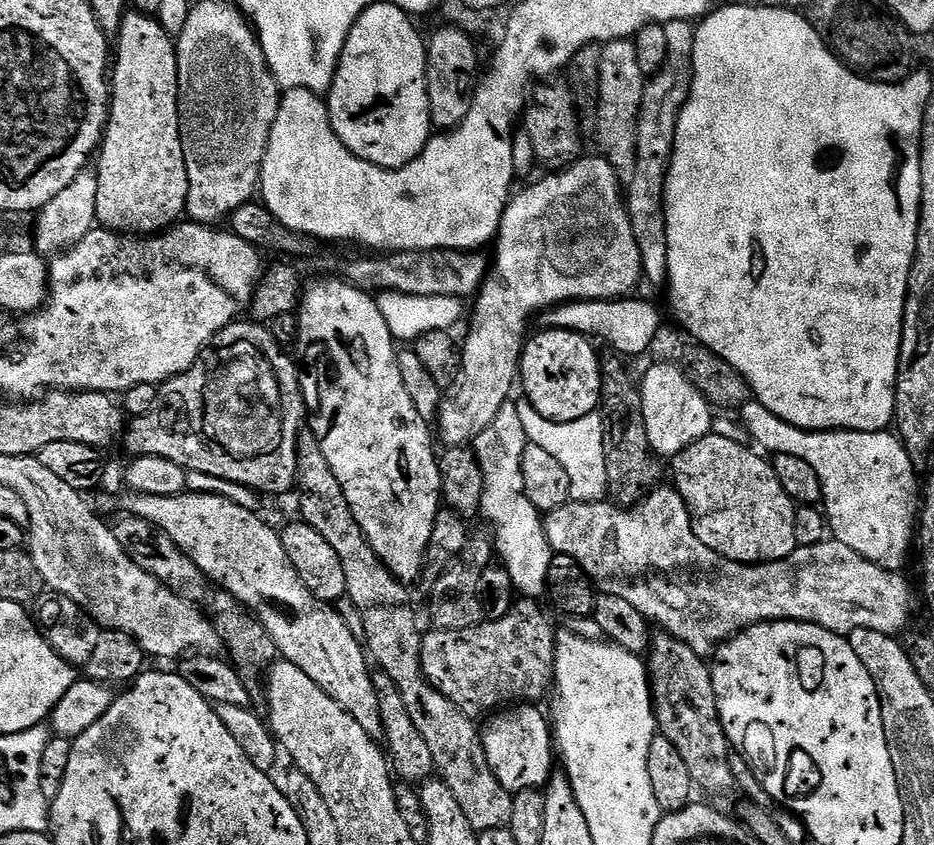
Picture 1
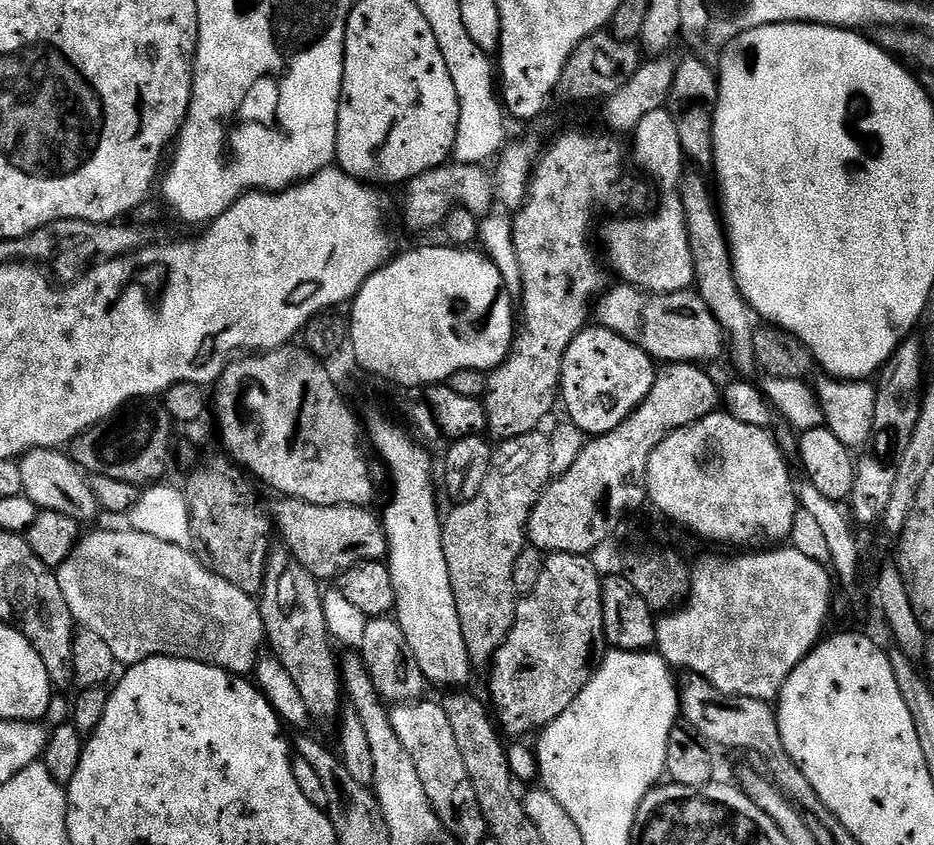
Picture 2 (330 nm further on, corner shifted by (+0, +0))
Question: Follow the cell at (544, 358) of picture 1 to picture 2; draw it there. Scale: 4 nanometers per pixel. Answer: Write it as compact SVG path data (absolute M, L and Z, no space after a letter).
M599 326L585 327L584 331L574 337L564 355L562 370L560 371L560 391L562 408L568 411L567 419L583 430L589 437L604 436L614 426L618 426L641 404L650 394L650 386L654 386L654 378L658 364L651 356L626 342L618 334Z

